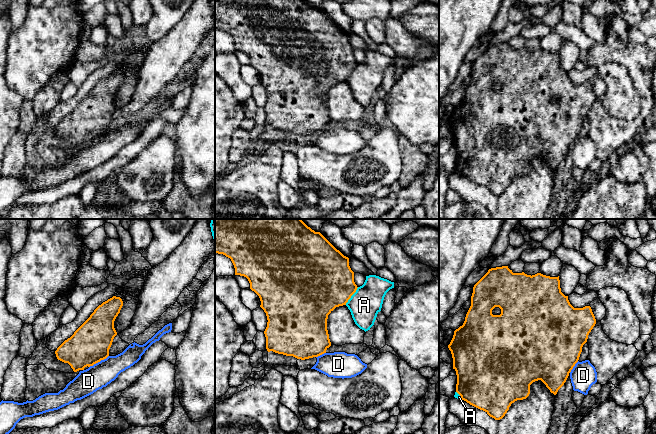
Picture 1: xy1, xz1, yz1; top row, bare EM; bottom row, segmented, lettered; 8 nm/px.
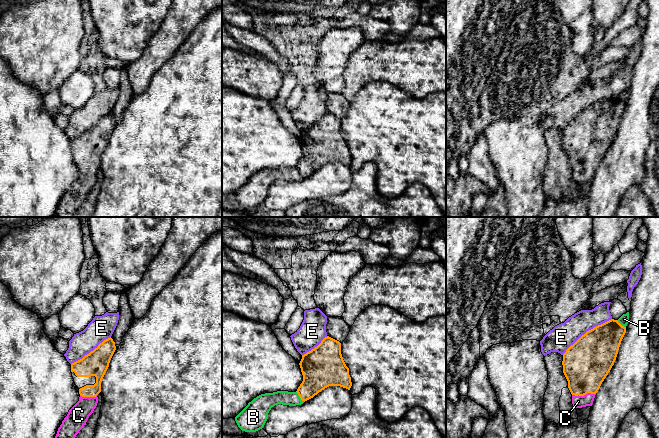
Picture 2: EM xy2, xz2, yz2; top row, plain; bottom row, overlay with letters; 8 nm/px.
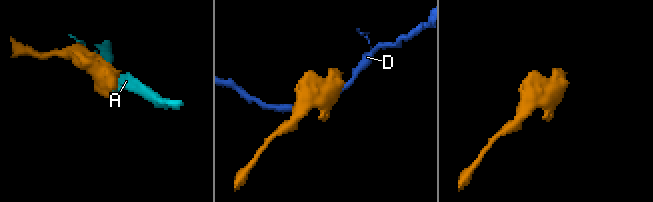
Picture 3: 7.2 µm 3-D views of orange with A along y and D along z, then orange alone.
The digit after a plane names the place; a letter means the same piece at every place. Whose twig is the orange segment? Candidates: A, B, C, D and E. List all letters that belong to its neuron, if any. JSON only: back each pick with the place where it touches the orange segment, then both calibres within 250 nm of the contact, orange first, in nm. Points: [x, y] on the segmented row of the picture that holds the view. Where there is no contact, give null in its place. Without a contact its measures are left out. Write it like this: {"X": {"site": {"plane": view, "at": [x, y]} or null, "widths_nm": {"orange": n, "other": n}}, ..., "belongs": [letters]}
{"C": {"site": {"plane": "yz2", "at": [583, 395]}, "widths_nm": {"orange": 380, "other": 100}}, "belongs": ["C"]}

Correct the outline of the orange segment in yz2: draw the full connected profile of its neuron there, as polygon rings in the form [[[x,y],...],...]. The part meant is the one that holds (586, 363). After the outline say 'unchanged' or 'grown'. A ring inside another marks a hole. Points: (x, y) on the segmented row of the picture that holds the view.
[[[611,319],[582,335],[563,354],[563,373],[568,381],[574,408],[592,406],[596,393],[616,360],[626,327]]] | grown

